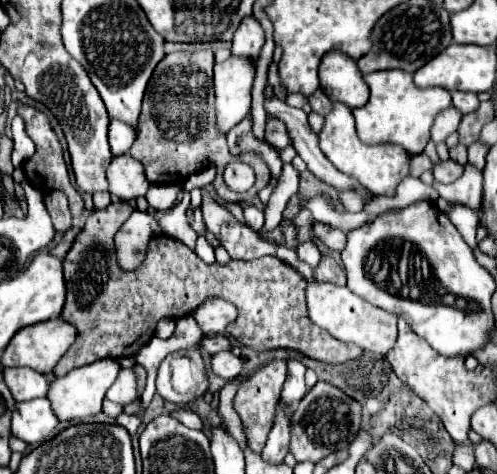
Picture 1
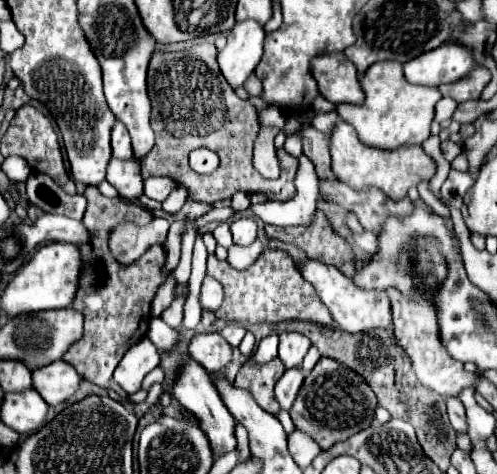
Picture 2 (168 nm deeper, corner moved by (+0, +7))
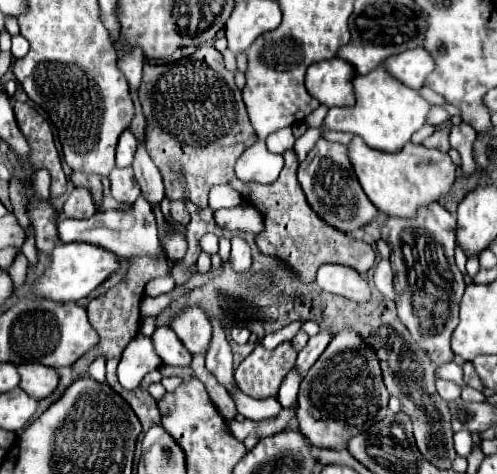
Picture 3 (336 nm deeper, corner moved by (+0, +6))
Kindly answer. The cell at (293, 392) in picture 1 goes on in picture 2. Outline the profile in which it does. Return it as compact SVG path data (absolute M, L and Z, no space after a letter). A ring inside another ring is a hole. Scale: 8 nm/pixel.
M283 333L279 335L279 359L287 369L301 367L305 353L309 351L311 341L299 333Z

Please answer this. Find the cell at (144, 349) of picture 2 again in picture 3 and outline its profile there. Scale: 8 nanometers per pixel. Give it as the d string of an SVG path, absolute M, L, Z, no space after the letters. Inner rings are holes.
M137 334L133 342L123 350L117 376L119 384L127 390L135 390L147 372L161 368L161 358L155 354L151 338Z

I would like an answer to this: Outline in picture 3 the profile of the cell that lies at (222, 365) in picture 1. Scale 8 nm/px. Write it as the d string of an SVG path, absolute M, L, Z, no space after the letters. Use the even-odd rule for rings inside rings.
M185 306L171 318L171 328L189 352L205 354L211 340L211 324L199 306Z

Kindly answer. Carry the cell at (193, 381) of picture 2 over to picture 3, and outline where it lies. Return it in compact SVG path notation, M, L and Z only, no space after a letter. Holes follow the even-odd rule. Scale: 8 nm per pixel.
M157 326L151 340L153 340L155 352L161 356L165 364L173 364L173 366L191 364L191 352L181 344L177 334L169 326Z

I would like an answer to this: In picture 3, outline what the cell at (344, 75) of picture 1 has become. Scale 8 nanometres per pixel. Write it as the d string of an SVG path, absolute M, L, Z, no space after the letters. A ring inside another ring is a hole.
M341 58L315 62L307 70L307 90L325 106L353 106L353 80L355 70Z

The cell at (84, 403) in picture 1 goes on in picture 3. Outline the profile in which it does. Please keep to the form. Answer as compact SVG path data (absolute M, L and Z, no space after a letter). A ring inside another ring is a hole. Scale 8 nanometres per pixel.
M27 362L25 366L17 366L17 370L21 376L19 388L25 390L31 398L37 398L37 400L47 398L57 388L59 376L49 366L43 366L37 362Z

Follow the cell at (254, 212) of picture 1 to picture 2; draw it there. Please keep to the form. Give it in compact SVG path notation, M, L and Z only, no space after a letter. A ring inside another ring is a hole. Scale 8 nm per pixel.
M237 217L231 223L233 243L237 245L251 245L257 237L257 223L253 217Z

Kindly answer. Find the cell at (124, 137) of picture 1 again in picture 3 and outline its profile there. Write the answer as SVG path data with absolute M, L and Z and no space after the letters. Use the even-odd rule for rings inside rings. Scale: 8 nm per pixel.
M125 130L117 144L117 168L127 168L133 164L133 154L137 150L137 140L131 130Z

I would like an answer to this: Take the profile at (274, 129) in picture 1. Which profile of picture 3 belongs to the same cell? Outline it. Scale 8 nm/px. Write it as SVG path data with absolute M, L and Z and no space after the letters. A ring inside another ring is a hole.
M321 138L321 142L317 142L315 148L307 154L305 162L299 164L299 184L313 212L325 224L341 230L343 234L353 234L355 230L361 230L363 226L371 224L379 214L379 210L361 190L361 184L357 182L357 176L353 174L353 166L347 156L347 146L343 144L333 144Z

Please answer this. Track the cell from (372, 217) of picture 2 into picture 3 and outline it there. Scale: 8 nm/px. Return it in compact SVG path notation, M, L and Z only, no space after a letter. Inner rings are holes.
M439 202L419 210L417 218L389 218L381 228L383 240L391 246L391 268L393 268L393 284L397 290L397 314L401 322L411 332L413 340L429 354L433 366L449 362L453 358L451 352L451 334L459 322L459 300L465 290L463 274L455 266L455 214L447 212Z

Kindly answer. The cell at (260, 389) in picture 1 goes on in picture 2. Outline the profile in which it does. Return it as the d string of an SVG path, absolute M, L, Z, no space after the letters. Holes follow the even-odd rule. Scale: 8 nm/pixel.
M275 357L273 361L269 361L265 365L245 363L241 367L241 371L237 373L235 383L239 385L239 389L247 389L253 395L253 399L257 401L257 405L261 405L267 413L277 415L279 405L273 397L273 387L281 379L283 373L285 373L285 365L281 363L279 357Z

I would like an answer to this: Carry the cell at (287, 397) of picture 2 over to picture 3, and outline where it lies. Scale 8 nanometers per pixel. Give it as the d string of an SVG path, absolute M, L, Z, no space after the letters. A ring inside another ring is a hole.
M319 330L317 336L311 336L311 338L309 338L307 346L299 352L297 364L295 364L301 374L307 374L307 370L309 370L309 368L313 366L313 362L321 356L321 352L327 348L327 344L329 344L331 338L333 338L333 334L329 334L329 330Z

